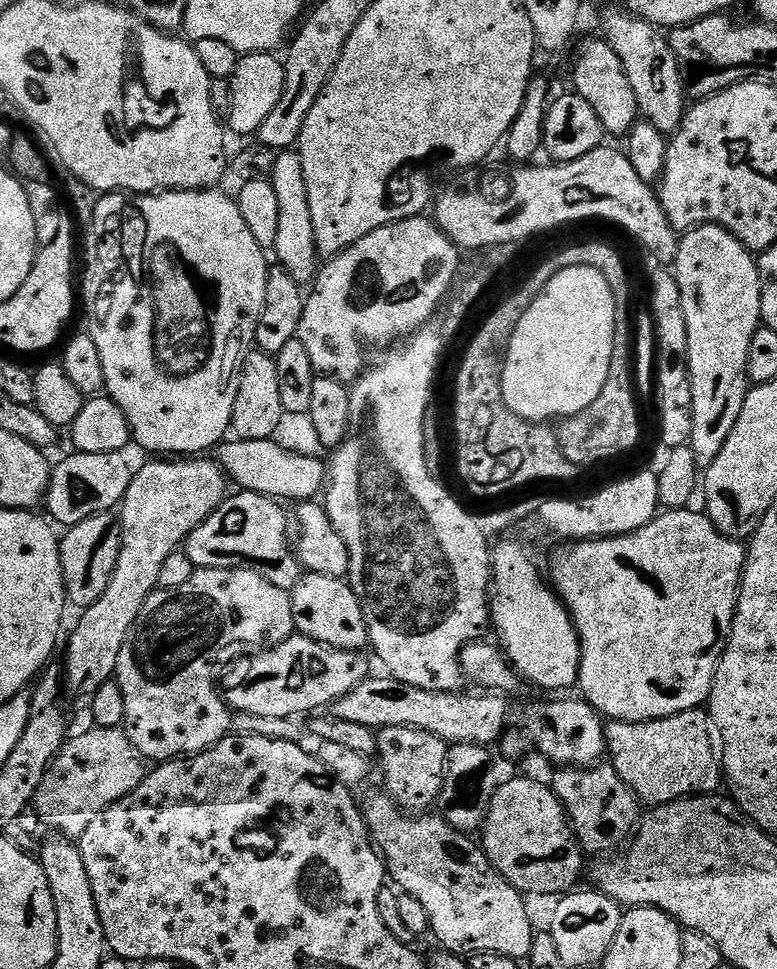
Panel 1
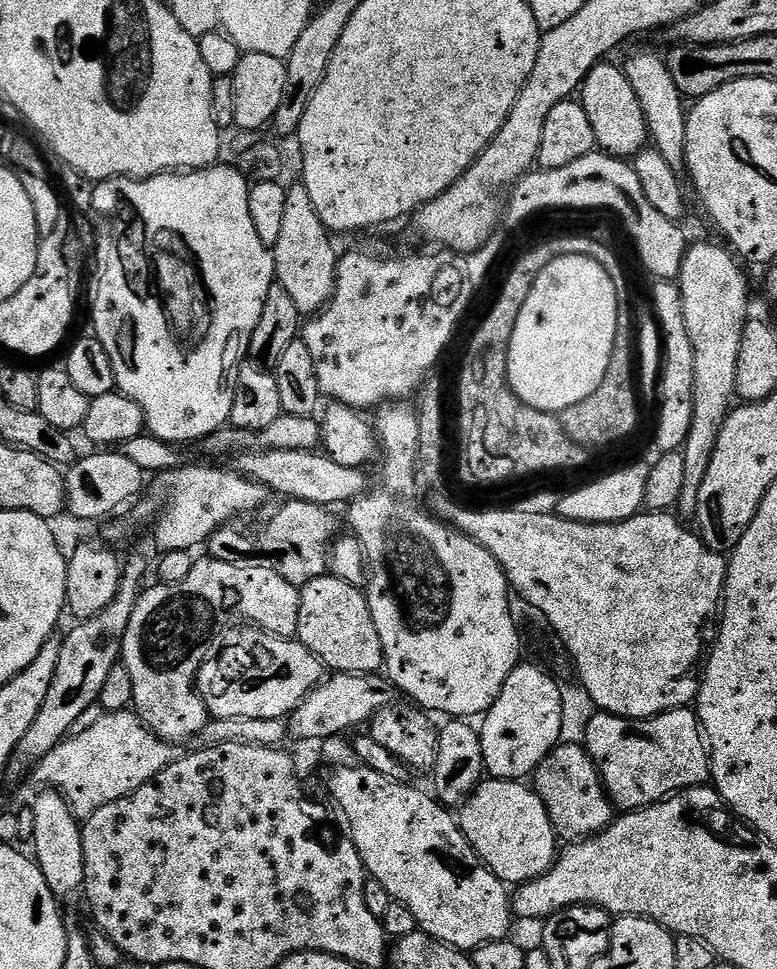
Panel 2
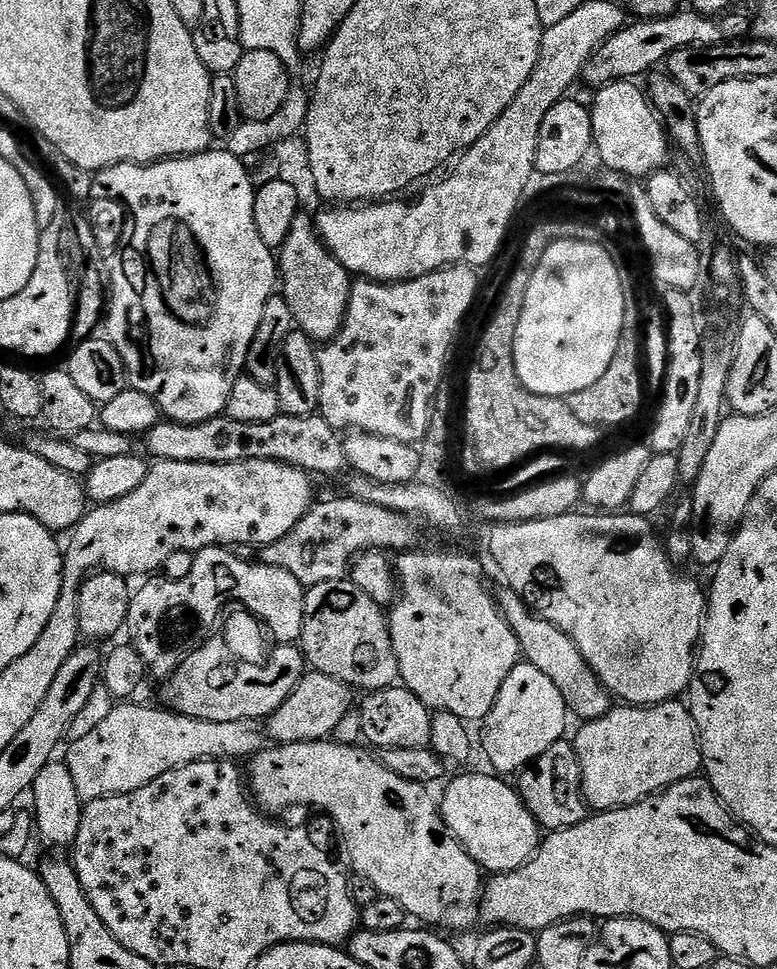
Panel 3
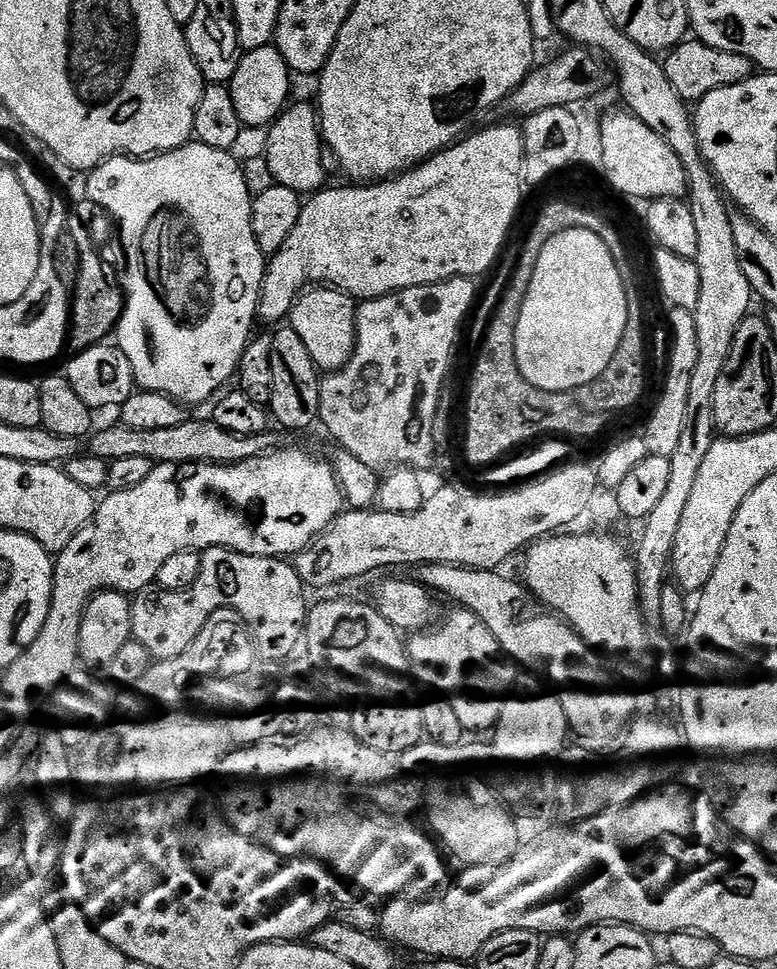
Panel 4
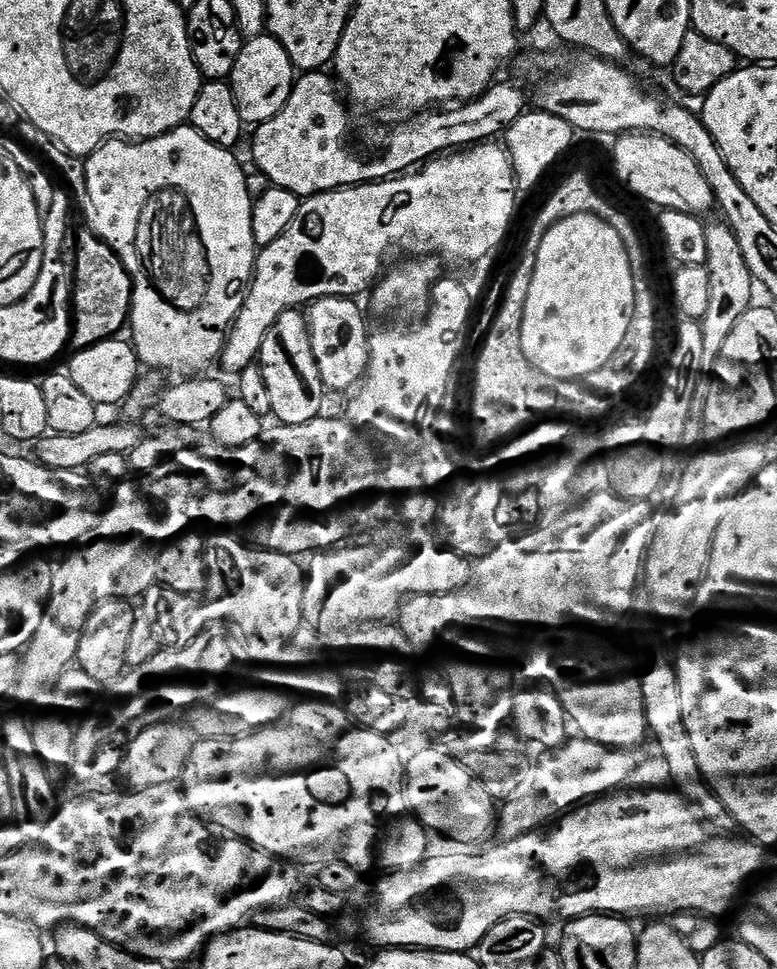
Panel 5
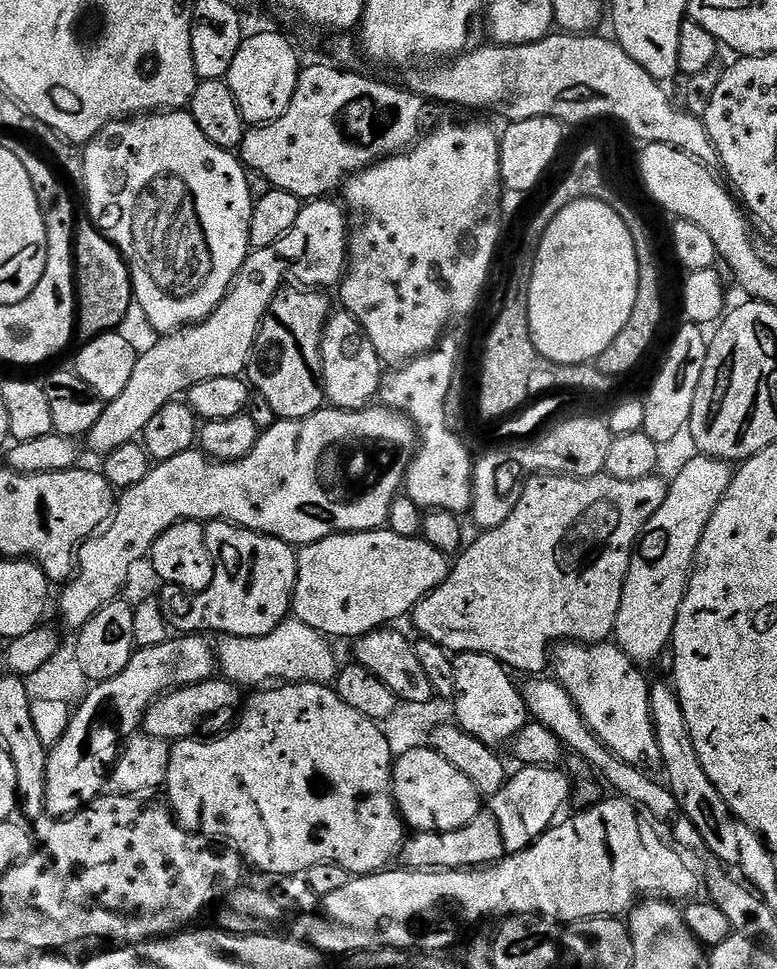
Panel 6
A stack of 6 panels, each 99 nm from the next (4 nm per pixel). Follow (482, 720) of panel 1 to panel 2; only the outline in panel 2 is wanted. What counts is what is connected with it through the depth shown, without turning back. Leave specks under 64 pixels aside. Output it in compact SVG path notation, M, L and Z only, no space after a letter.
M350 672L329 675L317 684L313 692L287 717L291 739L324 741L331 736L343 736L359 724L367 725L378 710L397 703L398 693L392 681L384 674L357 676Z

